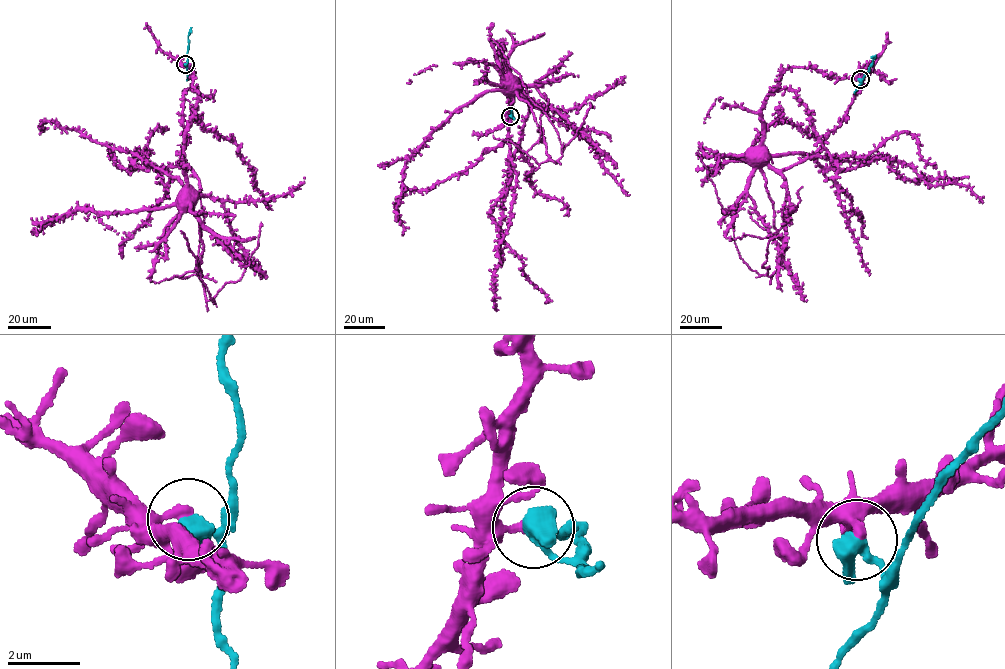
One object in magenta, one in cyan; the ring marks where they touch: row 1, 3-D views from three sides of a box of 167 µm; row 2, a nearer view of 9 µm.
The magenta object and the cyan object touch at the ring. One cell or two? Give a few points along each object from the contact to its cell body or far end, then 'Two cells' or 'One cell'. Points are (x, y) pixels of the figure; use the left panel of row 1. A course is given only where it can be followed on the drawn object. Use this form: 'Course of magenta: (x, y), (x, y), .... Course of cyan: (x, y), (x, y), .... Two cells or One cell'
Course of magenta: (185, 64), (197, 94), (183, 174), (190, 211), (200, 222), (199, 277), (214, 303), (180, 230). Course of cyan: (185, 64), (190, 29), (191, 32). One cell

